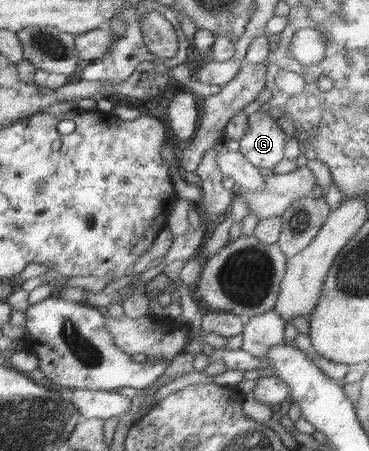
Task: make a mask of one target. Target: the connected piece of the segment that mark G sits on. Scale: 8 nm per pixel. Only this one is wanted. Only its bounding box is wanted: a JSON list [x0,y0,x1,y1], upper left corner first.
[238,110,285,169]

